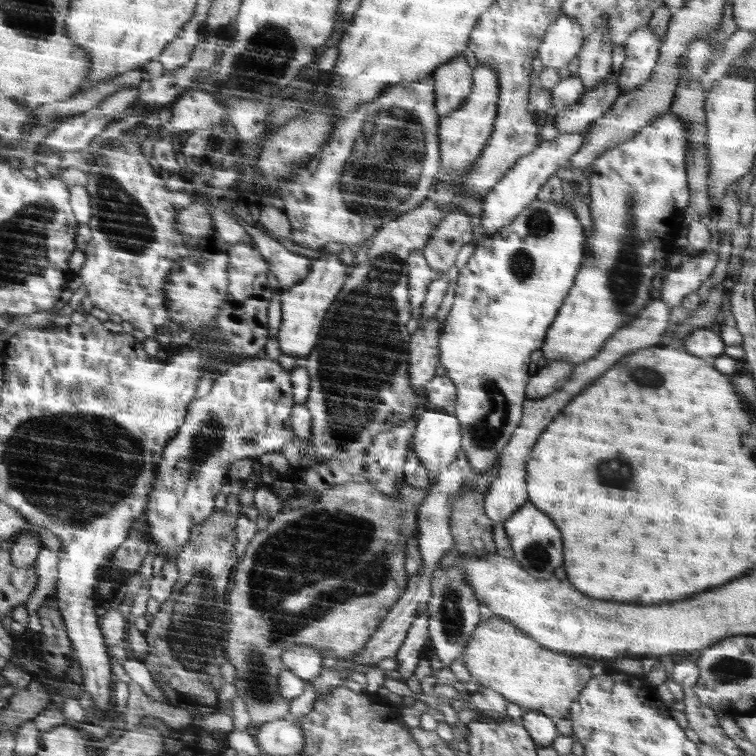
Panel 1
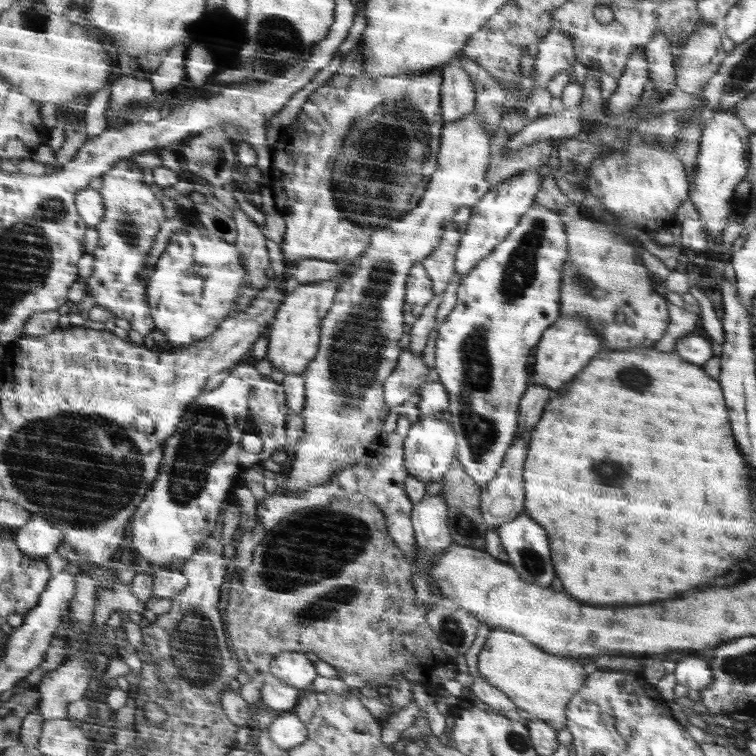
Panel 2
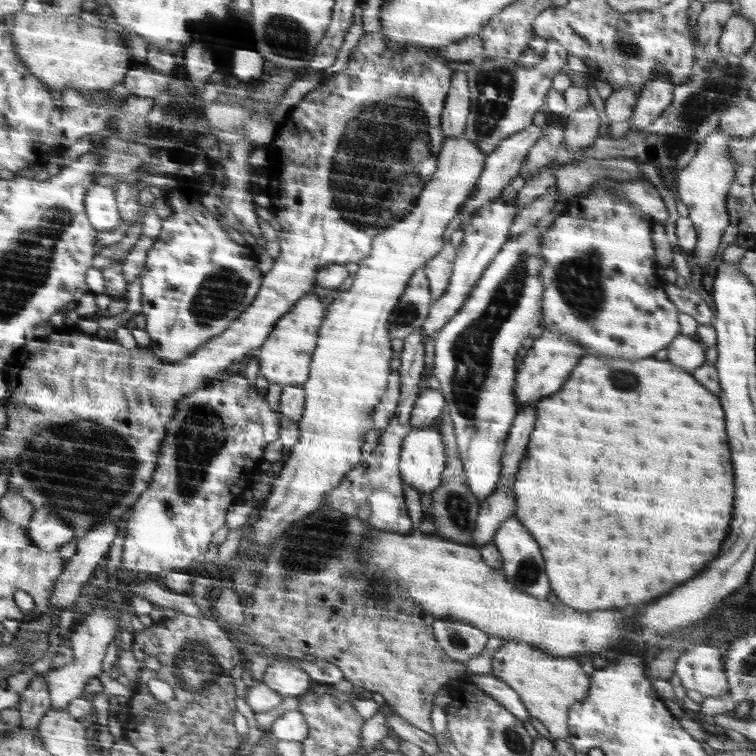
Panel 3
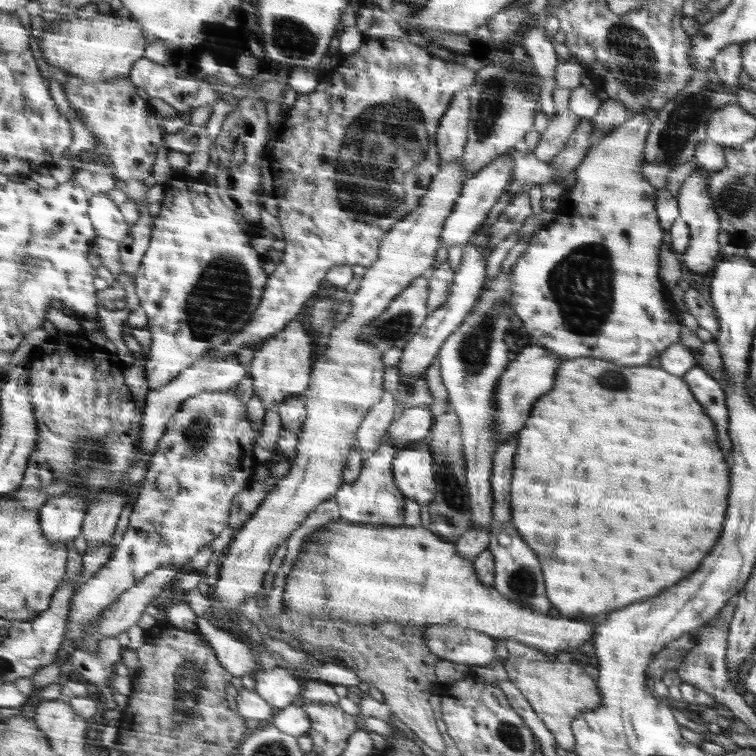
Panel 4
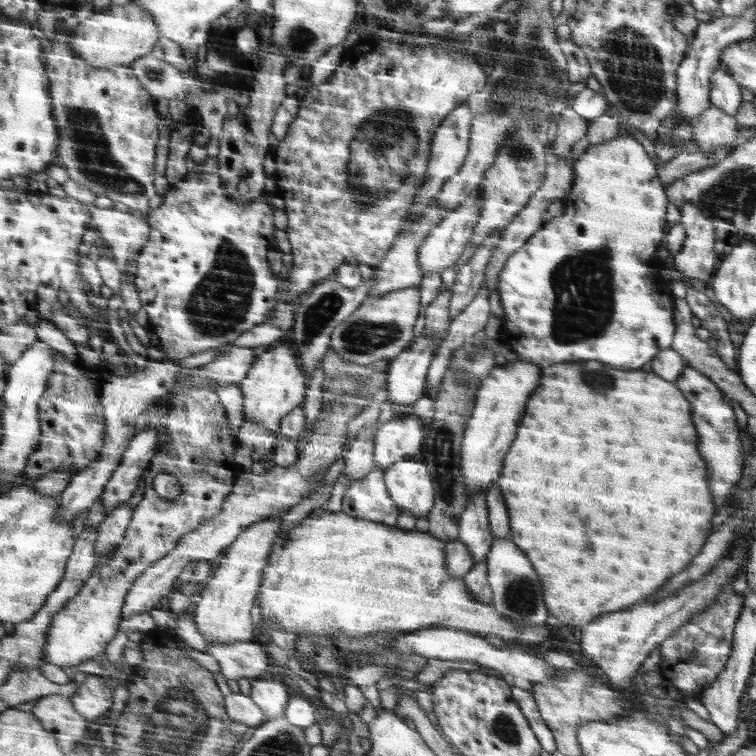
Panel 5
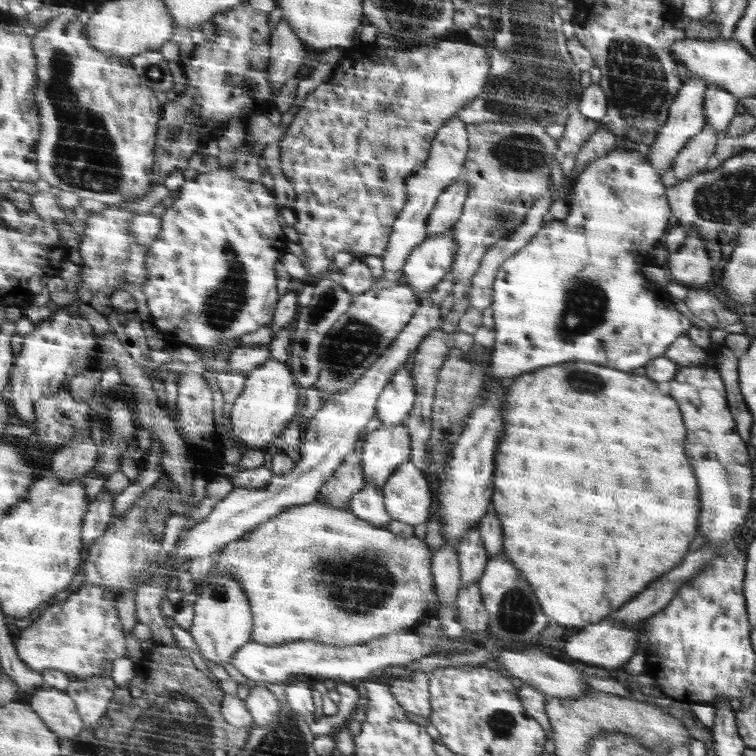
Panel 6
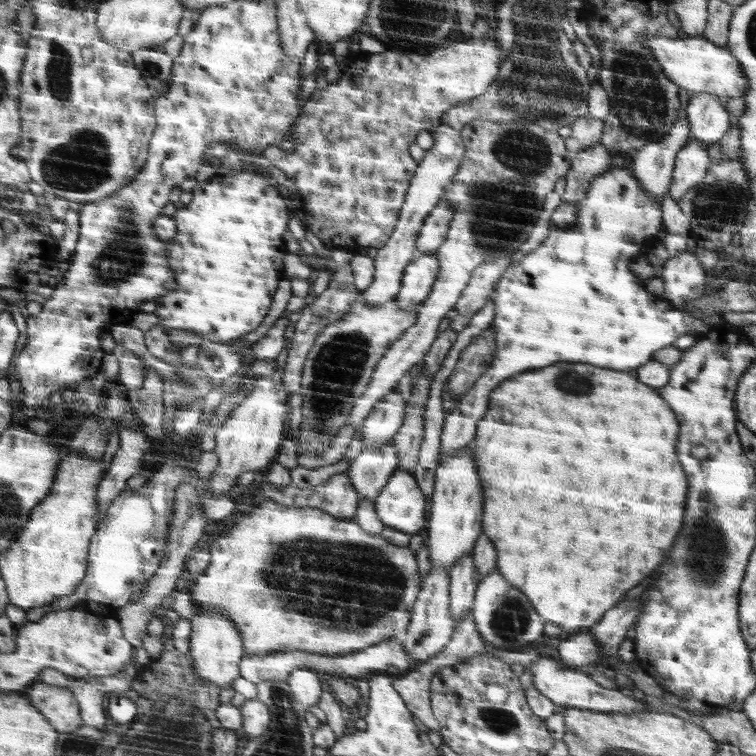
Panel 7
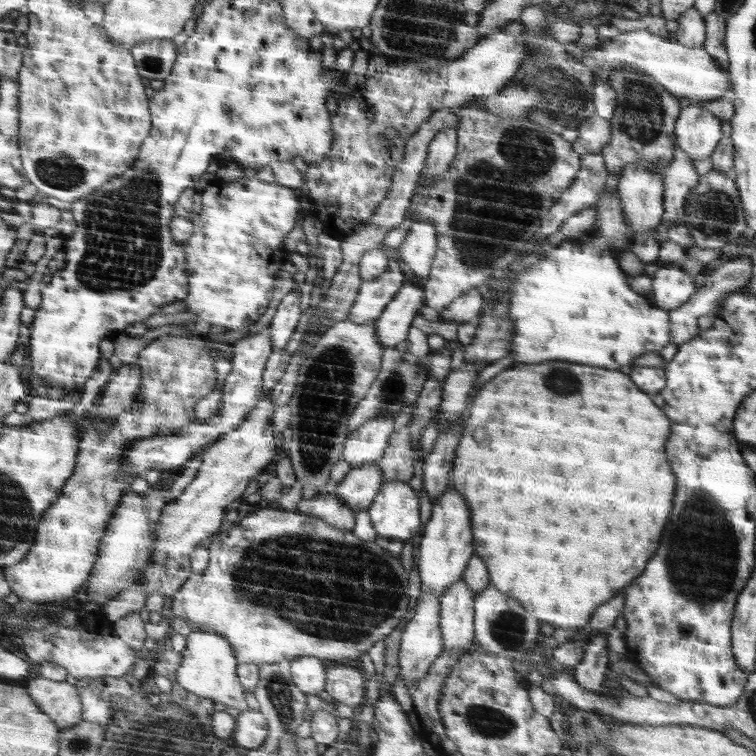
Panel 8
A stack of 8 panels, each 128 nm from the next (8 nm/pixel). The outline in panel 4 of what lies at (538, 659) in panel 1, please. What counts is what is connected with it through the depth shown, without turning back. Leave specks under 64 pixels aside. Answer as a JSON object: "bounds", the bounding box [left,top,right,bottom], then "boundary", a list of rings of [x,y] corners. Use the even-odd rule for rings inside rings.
{"bounds":[503,656,602,751],"boundary":[[[508,656],[503,660],[503,665],[508,673],[508,681],[513,682],[524,694],[534,713],[554,735],[556,745],[566,751],[574,751],[576,745],[572,730],[574,718],[582,712],[600,708],[602,702],[596,682],[578,664],[562,662],[562,658],[554,659],[554,662],[544,662]]]}

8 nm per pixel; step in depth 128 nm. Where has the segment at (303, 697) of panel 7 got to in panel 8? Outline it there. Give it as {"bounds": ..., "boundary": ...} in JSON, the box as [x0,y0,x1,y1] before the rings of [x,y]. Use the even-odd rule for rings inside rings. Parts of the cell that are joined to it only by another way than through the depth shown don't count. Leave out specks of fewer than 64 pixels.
{"bounds":[289,656,326,695],"boundary":[[[302,656],[292,659],[289,670],[292,682],[304,694],[324,695],[326,668],[316,656]]]}

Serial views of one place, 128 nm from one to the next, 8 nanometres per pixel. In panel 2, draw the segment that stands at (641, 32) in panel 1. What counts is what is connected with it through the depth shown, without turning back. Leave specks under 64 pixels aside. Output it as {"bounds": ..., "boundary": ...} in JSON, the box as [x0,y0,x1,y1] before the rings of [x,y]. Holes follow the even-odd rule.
{"bounds":[604,49,648,115],"boundary":[[[636,49],[629,57],[626,70],[620,75],[618,88],[606,100],[604,111],[612,115],[622,114],[636,105],[648,80],[648,61],[644,49]]]}

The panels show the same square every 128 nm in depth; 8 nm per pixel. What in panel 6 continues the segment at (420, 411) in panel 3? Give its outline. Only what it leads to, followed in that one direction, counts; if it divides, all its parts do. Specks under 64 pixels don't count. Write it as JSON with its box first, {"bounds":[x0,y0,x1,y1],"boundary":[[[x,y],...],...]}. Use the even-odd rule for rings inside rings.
{"bounds":[361,423,411,488],"boundary":[[[404,423],[369,432],[361,454],[364,482],[382,488],[401,465],[409,462],[411,449],[411,434]]]}

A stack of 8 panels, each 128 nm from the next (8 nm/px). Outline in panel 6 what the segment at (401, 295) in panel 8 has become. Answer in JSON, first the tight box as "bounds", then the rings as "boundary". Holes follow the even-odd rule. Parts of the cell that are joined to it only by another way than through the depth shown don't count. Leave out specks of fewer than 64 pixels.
{"bounds":[402,228,456,297],"boundary":[[[451,228],[447,232],[428,236],[410,253],[402,271],[406,275],[406,285],[418,296],[423,297],[450,272],[456,254],[454,240]]]}

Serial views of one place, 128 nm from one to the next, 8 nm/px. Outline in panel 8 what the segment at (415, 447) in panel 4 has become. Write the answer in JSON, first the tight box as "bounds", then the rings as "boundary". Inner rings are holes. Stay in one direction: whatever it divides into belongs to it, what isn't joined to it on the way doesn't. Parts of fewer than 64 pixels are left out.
{"bounds":[368,481,422,540],"boundary":[[[408,481],[384,482],[368,514],[376,534],[388,539],[407,540],[422,526],[418,496]]]}

